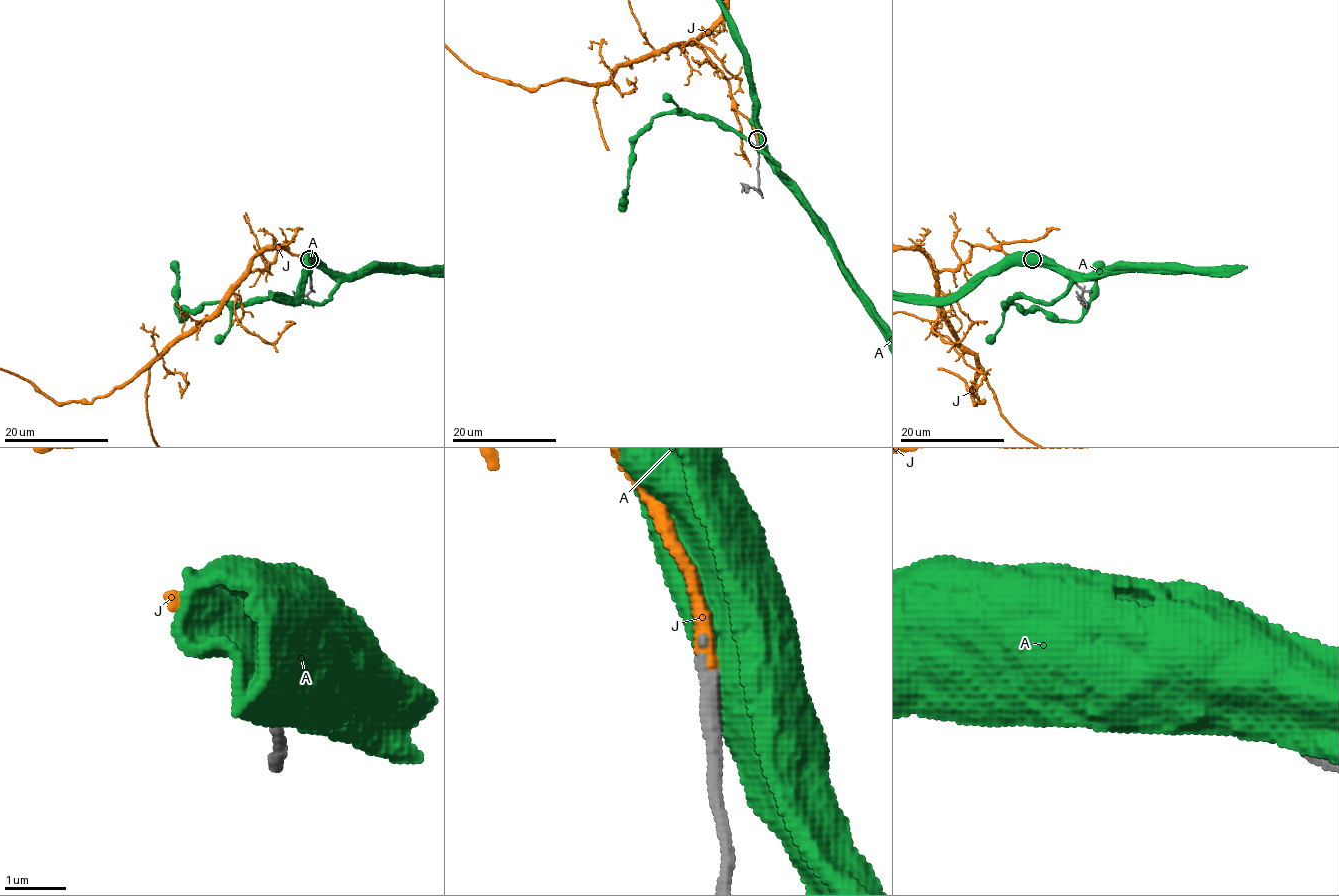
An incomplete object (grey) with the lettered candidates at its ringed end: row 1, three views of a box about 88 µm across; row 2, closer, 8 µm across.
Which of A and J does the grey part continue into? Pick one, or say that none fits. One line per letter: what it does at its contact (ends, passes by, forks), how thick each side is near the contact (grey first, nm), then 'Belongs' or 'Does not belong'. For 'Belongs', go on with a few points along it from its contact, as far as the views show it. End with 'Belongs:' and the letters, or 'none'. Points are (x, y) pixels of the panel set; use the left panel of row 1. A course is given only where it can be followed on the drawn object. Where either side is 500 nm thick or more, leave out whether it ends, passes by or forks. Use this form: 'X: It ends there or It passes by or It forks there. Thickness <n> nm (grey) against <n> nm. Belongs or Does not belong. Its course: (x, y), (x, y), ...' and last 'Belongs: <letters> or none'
A: Thickness 280 nm (grey) against 900 nm. Does not belong
J: It ends there. Thickness 240 nm (grey) against 240 nm. Belongs
Belongs: J

